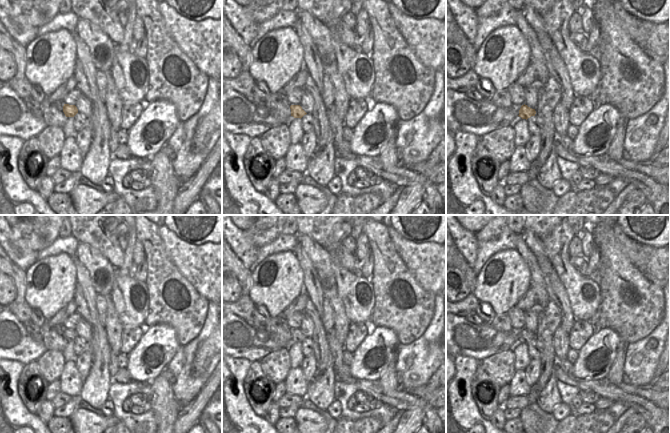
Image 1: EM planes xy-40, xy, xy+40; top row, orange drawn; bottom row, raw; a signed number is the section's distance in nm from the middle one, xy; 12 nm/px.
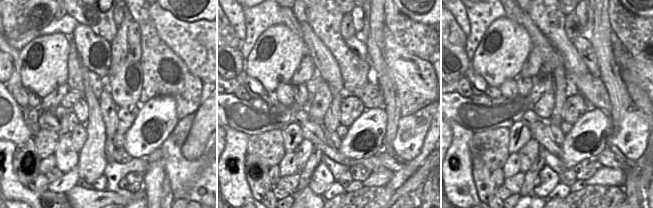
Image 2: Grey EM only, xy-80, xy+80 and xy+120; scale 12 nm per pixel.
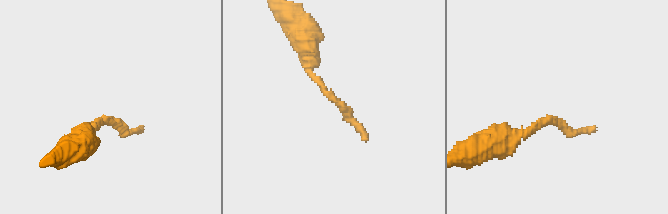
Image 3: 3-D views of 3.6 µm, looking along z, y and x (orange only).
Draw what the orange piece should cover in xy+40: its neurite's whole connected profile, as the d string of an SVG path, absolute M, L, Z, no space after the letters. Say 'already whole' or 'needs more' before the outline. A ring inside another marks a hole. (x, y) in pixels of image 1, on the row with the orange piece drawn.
already whole; M522 105L520 110L519 110L519 117L521 117L522 119L528 119L530 118L531 116L535 116L536 114L536 111L535 109L532 109L530 107L528 107L527 105Z

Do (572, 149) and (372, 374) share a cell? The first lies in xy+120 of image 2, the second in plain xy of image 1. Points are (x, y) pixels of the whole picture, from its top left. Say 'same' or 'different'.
same

